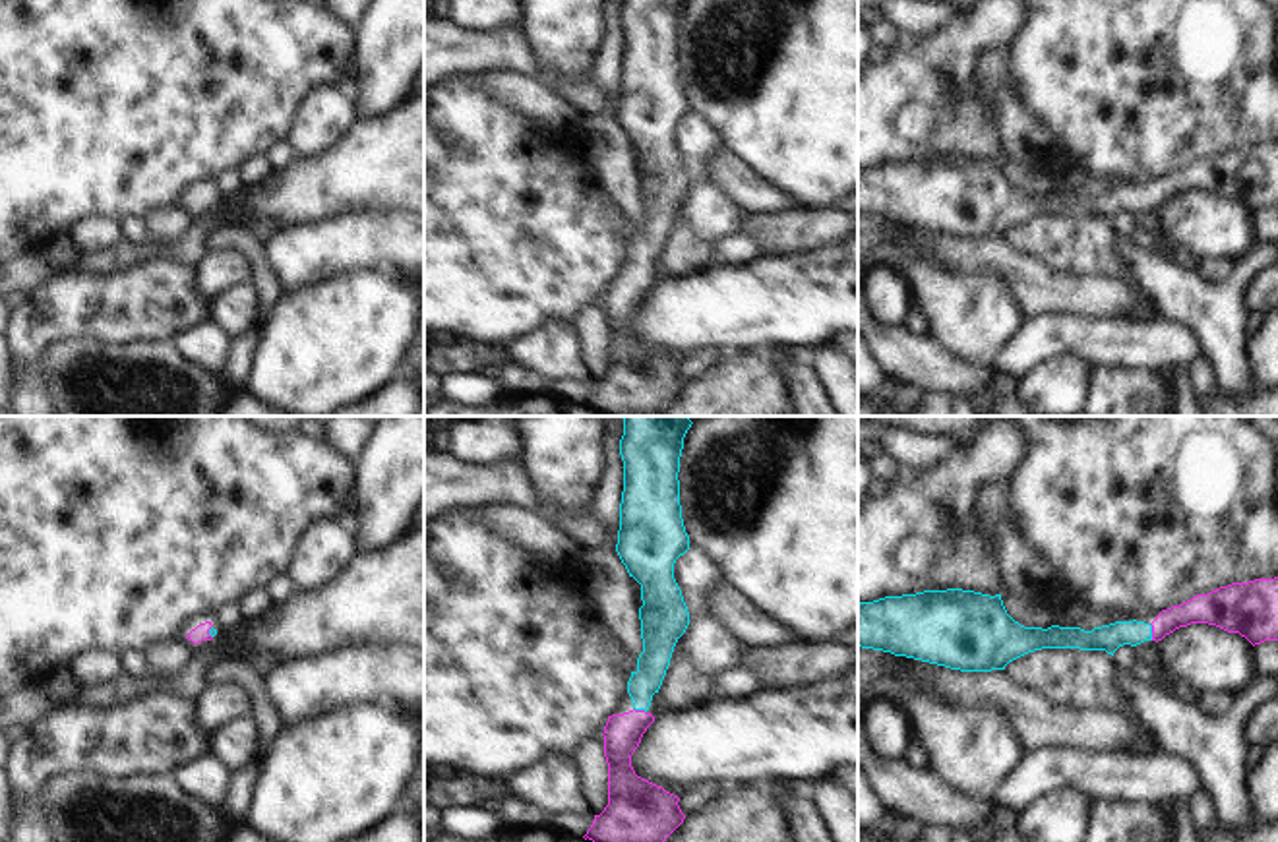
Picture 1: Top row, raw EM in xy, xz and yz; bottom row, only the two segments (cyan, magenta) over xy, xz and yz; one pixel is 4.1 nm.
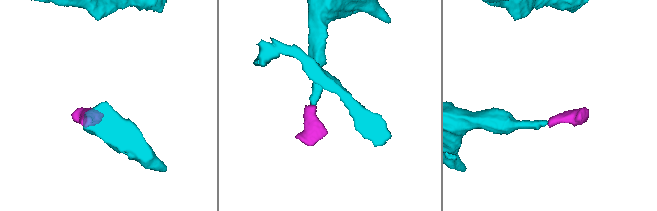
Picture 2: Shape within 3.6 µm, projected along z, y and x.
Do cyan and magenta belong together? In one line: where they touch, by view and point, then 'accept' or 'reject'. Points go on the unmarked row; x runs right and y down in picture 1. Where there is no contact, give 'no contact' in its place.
yz (1151, 198) | accept

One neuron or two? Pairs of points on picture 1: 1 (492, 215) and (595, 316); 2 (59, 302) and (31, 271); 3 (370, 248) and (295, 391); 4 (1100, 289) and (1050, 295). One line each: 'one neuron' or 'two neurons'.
1: two neurons
2: two neurons
3: two neurons
4: one neuron

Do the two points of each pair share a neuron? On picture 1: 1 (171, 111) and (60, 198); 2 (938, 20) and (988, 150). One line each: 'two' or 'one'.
1: one
2: two

